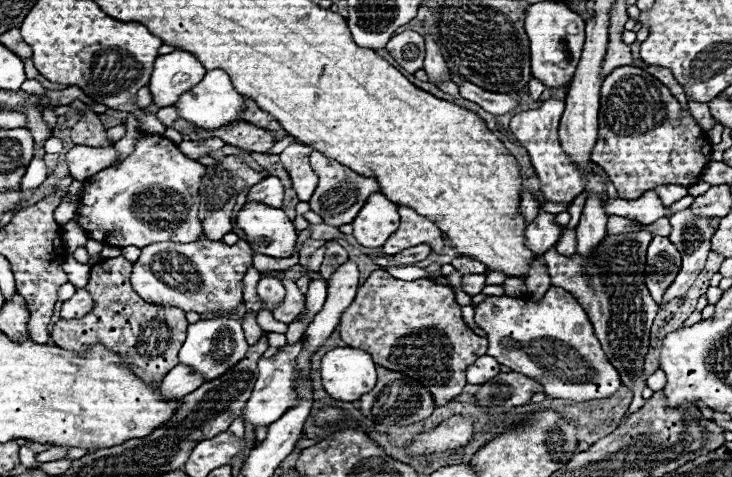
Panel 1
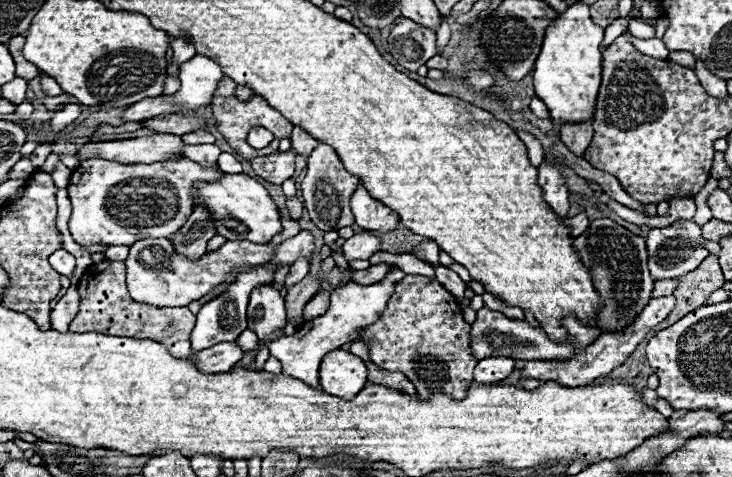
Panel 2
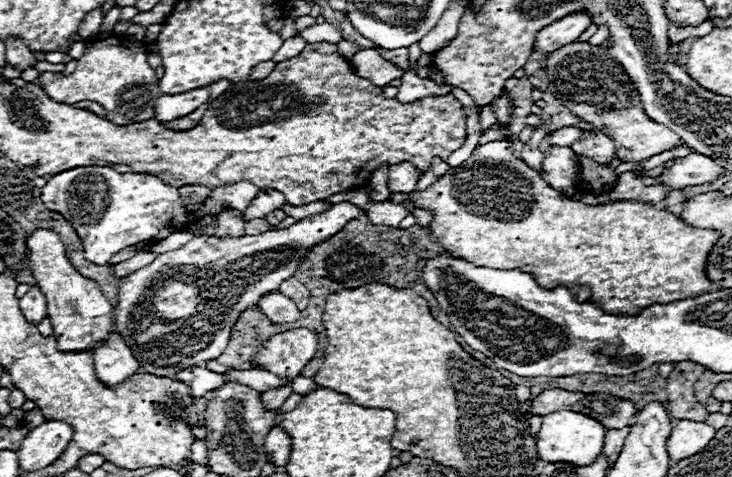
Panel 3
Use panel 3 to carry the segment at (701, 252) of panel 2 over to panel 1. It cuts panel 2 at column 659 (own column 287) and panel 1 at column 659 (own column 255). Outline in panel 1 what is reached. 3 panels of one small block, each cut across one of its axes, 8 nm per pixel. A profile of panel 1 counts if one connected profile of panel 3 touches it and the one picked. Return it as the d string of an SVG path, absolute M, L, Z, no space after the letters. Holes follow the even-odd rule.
M654 236L646 252L644 270L644 284L650 290L650 296L656 300L656 304L660 304L664 292L680 272L680 252L668 238Z

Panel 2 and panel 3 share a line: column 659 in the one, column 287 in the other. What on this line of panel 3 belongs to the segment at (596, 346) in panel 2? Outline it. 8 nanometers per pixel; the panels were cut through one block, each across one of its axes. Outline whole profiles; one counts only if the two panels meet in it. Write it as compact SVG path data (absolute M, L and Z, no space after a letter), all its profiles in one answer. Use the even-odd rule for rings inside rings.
M270 292L270 294L264 294L260 300L258 300L258 306L262 308L262 312L274 322L274 324L284 324L284 322L296 322L302 314L300 310L296 308L296 304L286 298L284 294L280 292Z

